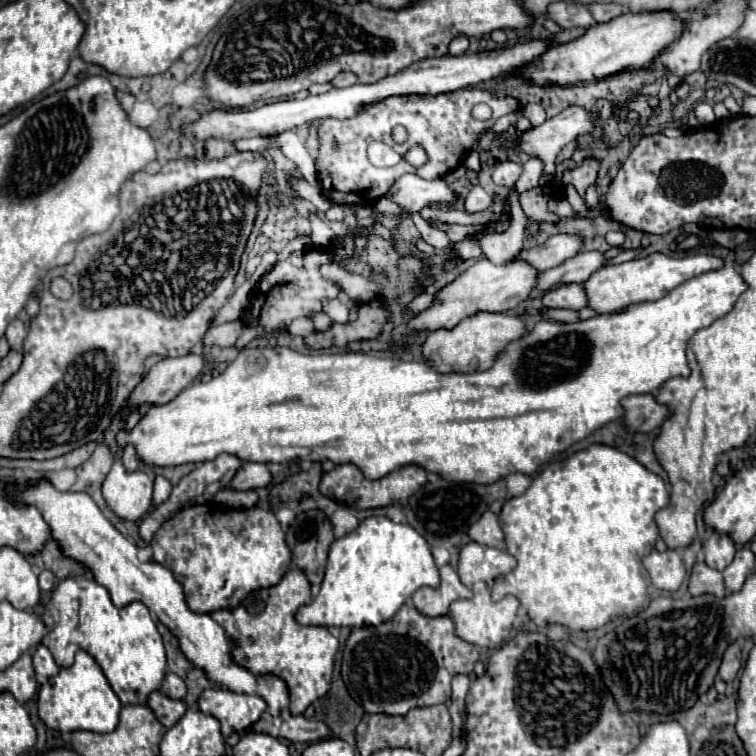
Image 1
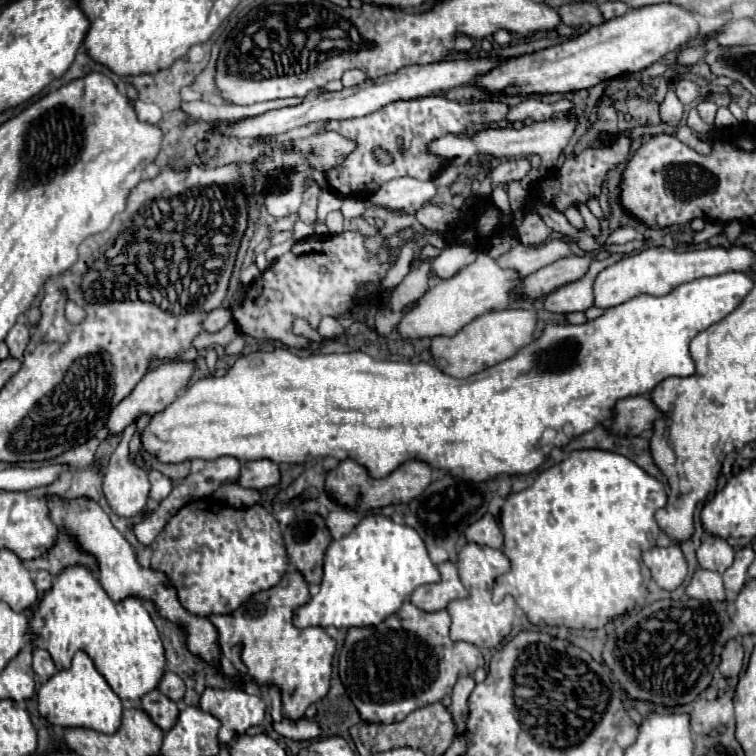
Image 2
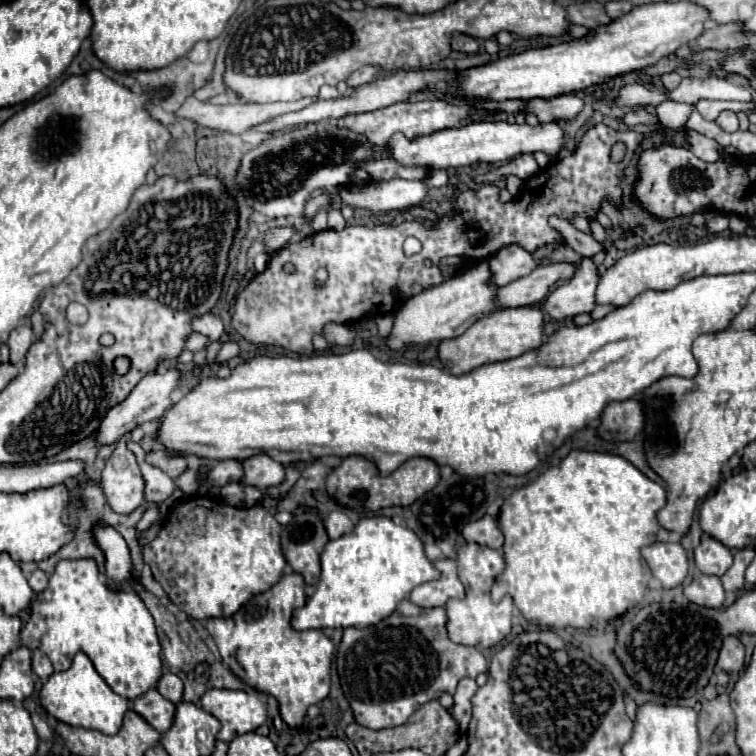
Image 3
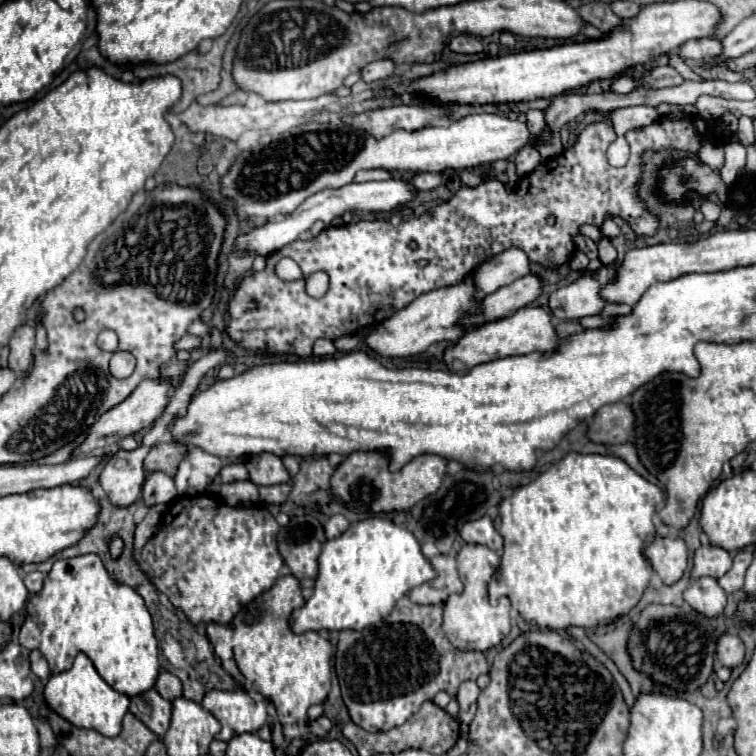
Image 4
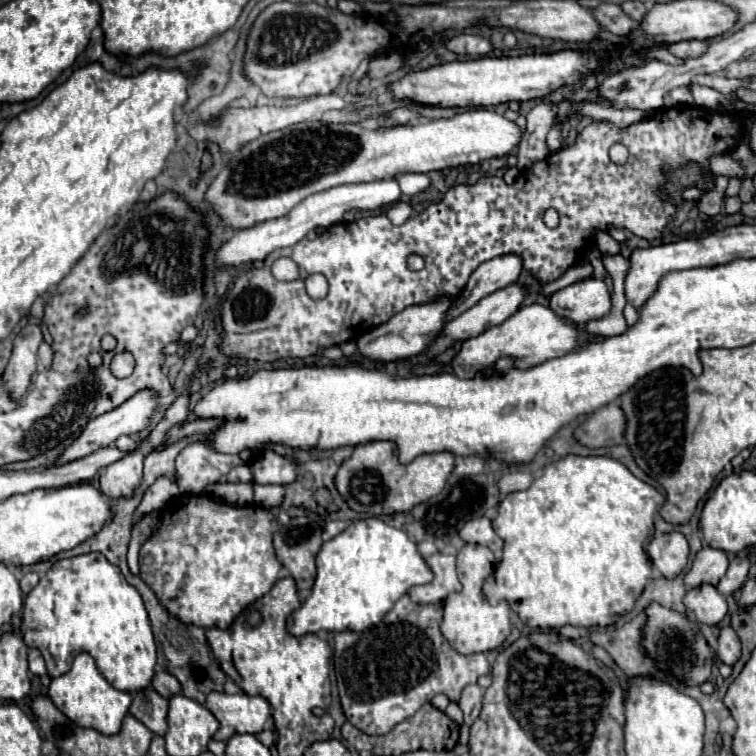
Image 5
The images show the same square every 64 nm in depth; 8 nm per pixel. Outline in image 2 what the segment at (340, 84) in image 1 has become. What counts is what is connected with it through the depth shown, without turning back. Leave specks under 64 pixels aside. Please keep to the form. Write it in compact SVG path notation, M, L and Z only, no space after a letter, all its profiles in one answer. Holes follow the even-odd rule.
M358 68L346 70L344 76L342 76L342 84L344 84L346 88L352 88L352 86L356 86L356 84L362 84L364 80L366 80L366 74L364 74L362 70L358 70Z

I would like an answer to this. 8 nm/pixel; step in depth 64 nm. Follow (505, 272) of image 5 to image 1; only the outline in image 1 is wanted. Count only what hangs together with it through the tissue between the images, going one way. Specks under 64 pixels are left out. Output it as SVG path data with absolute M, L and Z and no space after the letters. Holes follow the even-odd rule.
M556 234L536 248L530 248L530 250L522 248L514 260L524 260L524 262L532 264L532 268L540 268L540 272L542 272L542 270L554 268L554 266L562 264L564 260L576 256L578 248L580 248L578 236Z

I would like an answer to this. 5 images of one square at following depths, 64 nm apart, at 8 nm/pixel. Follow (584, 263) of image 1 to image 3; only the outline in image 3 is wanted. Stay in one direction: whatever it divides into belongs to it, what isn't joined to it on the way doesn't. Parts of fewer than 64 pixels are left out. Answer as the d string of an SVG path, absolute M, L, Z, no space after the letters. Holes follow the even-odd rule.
M554 264L536 268L532 274L500 288L500 308L520 308L538 304L558 280L568 280L574 276L574 272L574 264Z

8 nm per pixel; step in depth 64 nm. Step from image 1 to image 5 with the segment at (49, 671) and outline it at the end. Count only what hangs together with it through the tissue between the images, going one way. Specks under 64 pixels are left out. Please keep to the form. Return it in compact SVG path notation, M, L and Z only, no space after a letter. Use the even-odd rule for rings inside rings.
M32 648L28 652L28 668L32 674L36 676L44 676L46 674L46 666L44 666L44 658L40 656L40 652L36 648Z

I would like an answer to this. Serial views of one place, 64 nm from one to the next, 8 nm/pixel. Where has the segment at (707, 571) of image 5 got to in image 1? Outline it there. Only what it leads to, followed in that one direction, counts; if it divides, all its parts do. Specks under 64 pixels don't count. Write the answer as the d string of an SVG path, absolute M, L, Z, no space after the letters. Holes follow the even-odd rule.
M710 532L704 542L704 562L710 566L710 568L716 568L716 570L724 570L732 560L734 560L734 542L726 536L726 534L718 534L718 532Z

